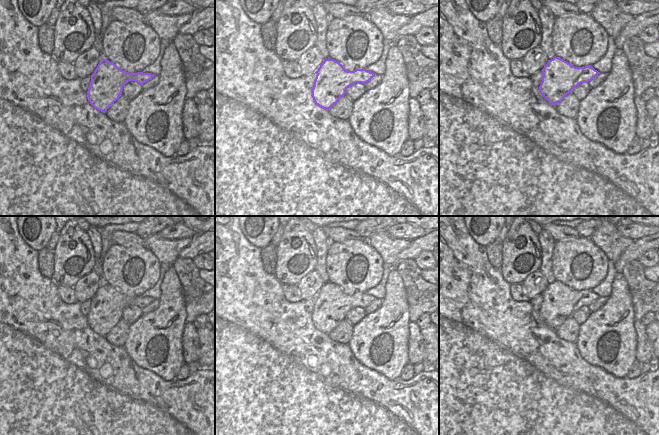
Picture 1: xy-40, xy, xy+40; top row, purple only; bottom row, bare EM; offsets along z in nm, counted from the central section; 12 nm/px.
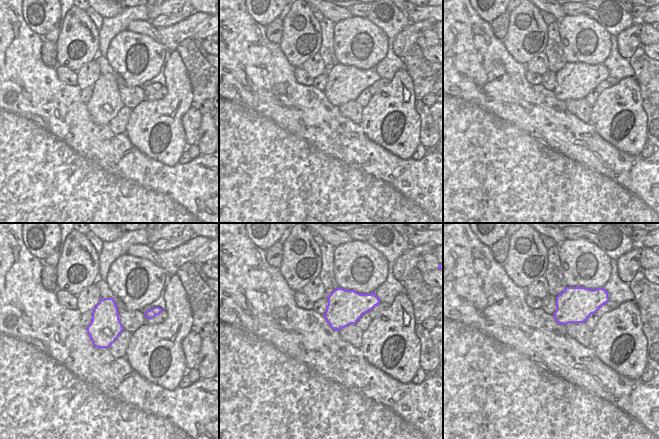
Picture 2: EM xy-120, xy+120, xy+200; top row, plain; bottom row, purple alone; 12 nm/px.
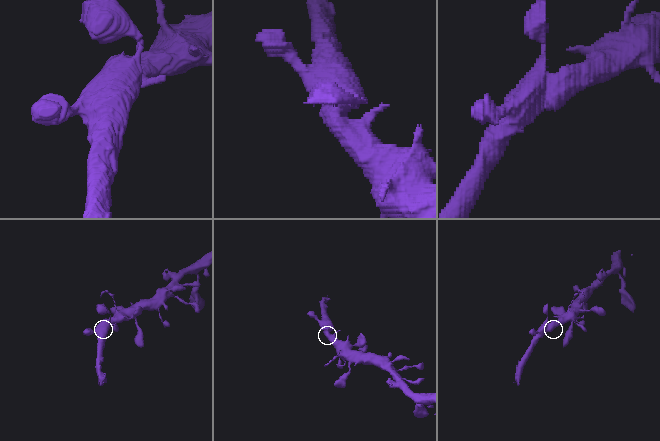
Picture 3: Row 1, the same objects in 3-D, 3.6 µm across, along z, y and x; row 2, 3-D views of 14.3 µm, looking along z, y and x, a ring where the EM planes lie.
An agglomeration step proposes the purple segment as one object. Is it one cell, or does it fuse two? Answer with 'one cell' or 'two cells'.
two cells

